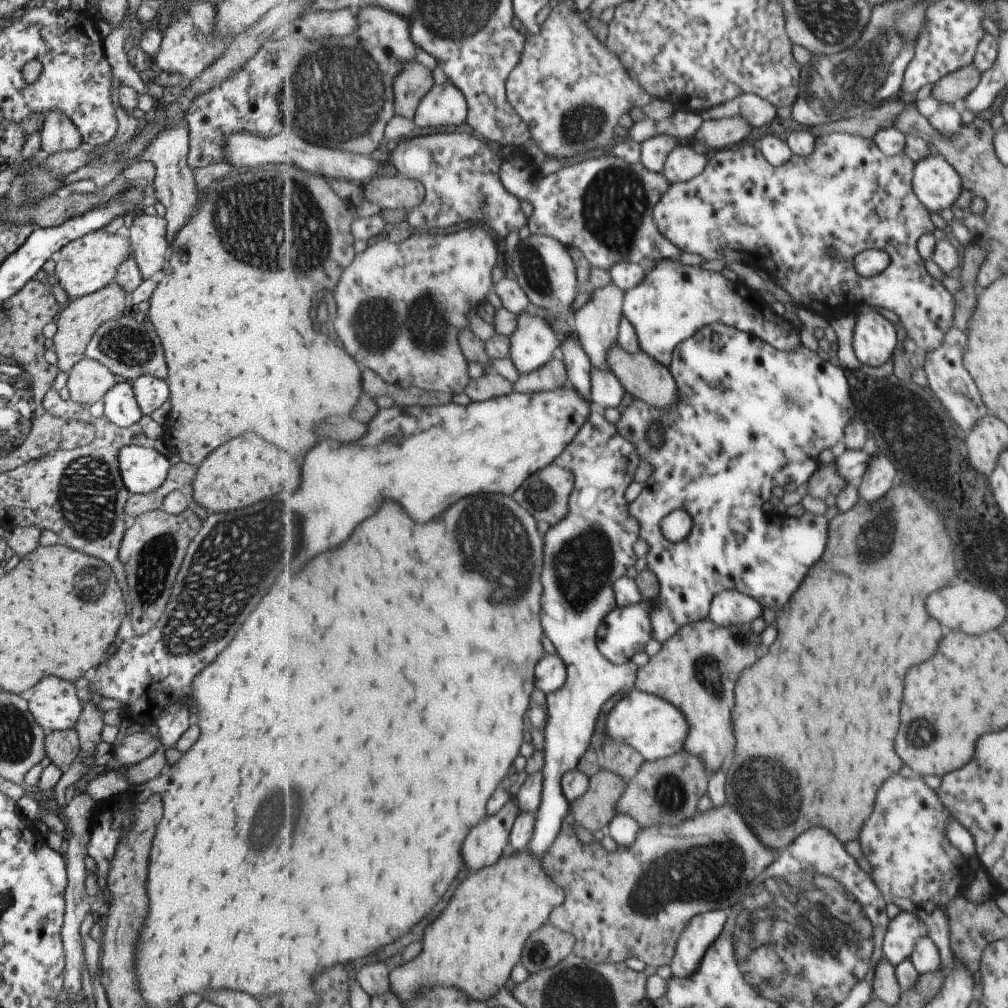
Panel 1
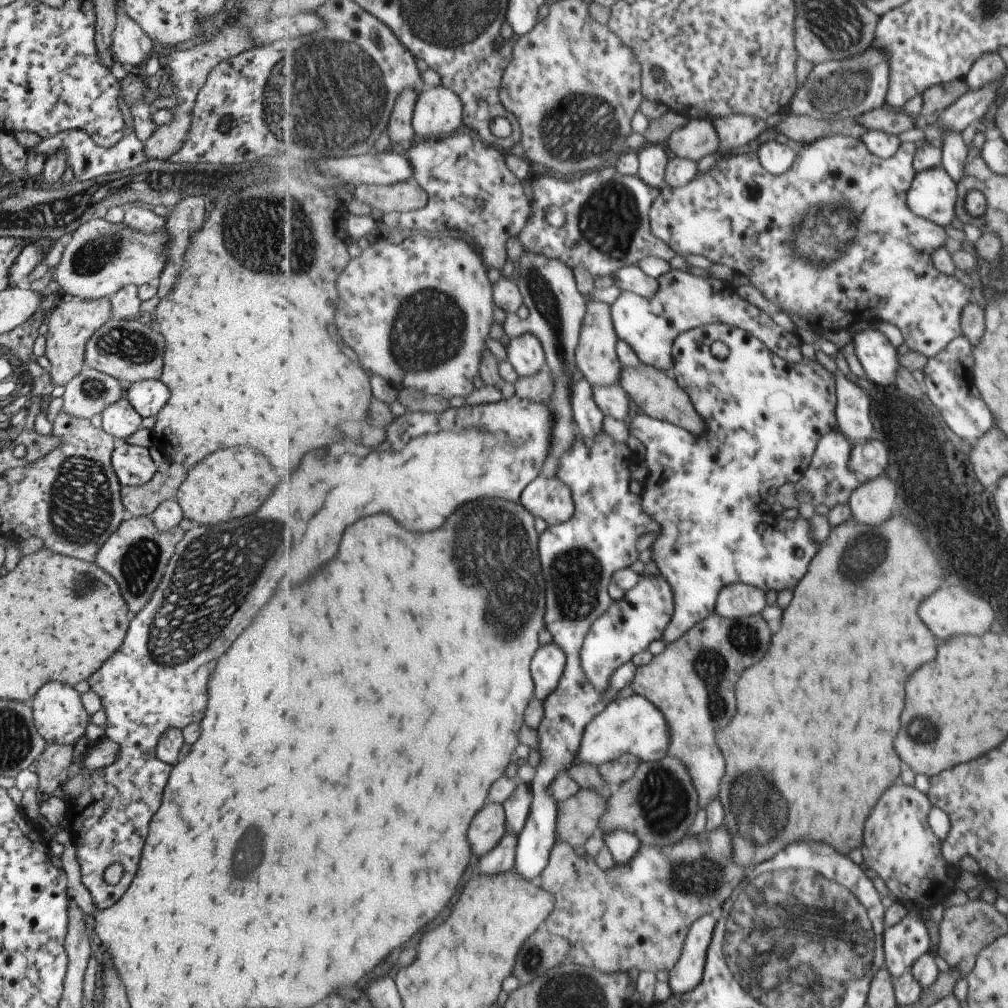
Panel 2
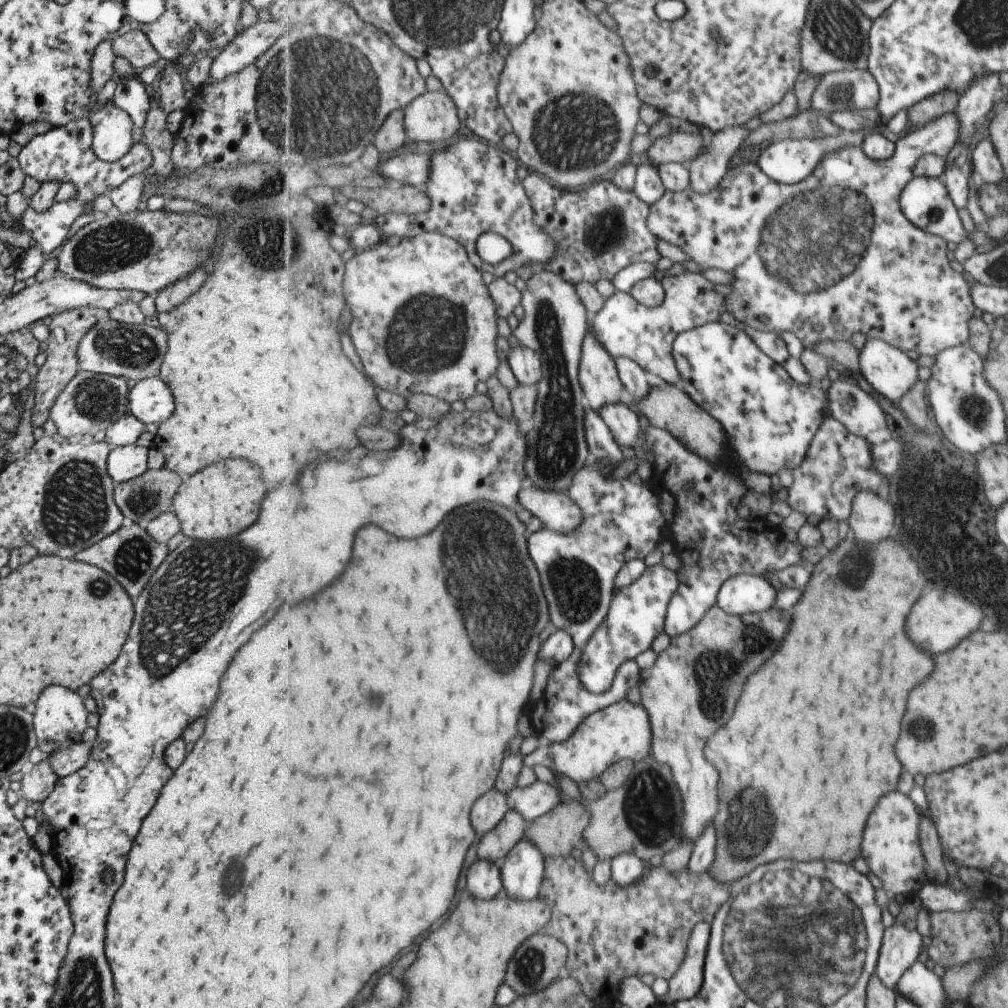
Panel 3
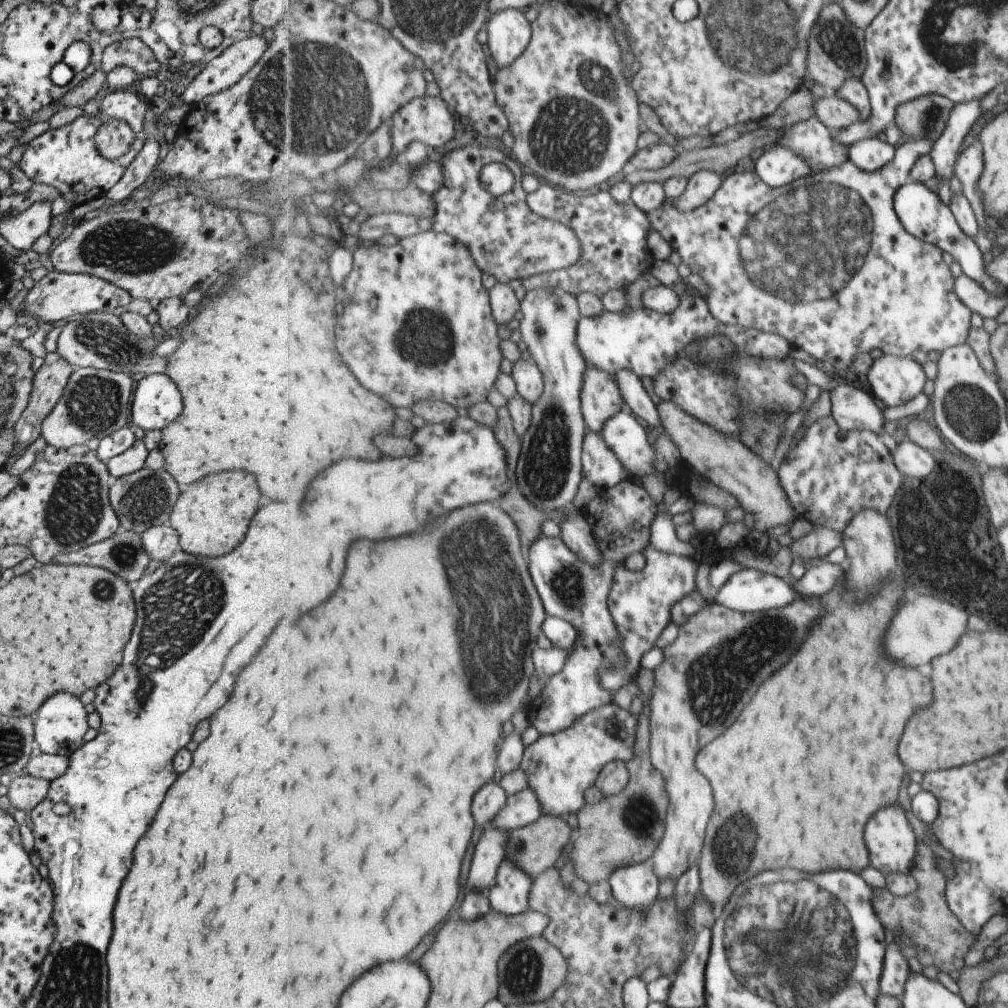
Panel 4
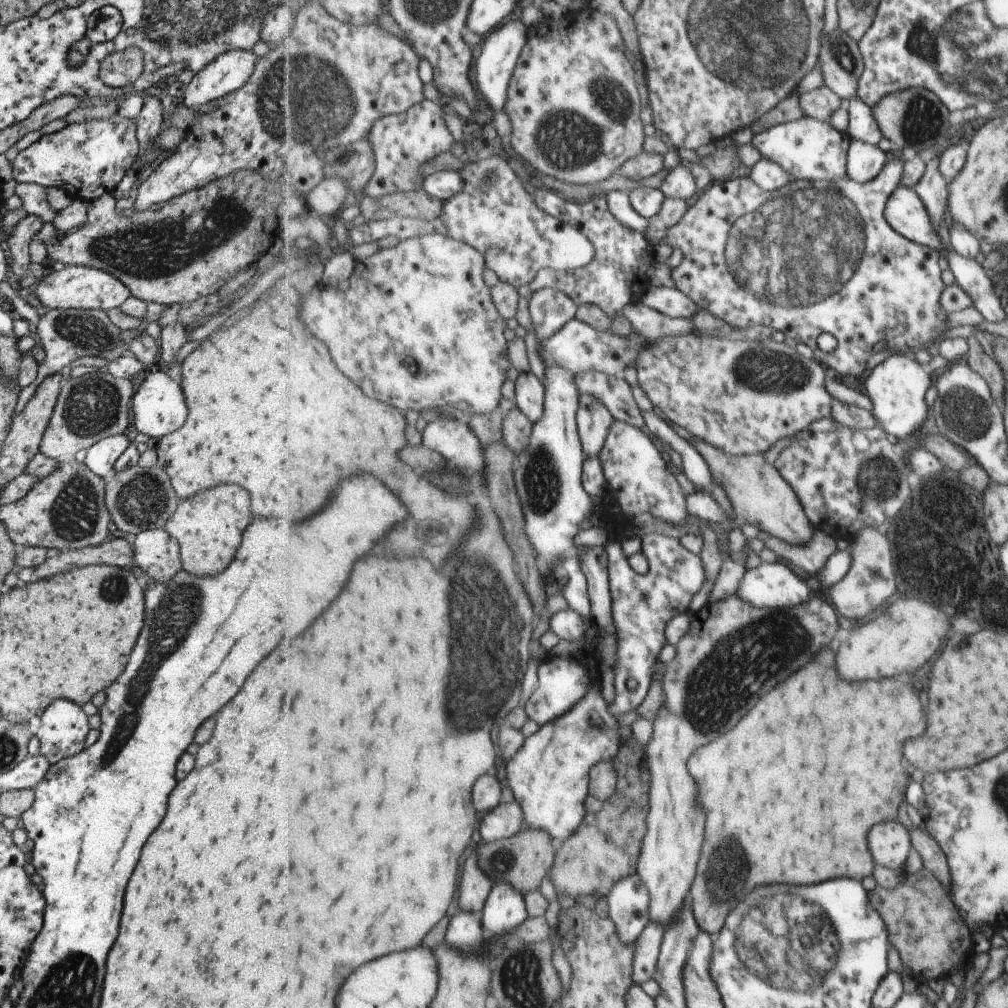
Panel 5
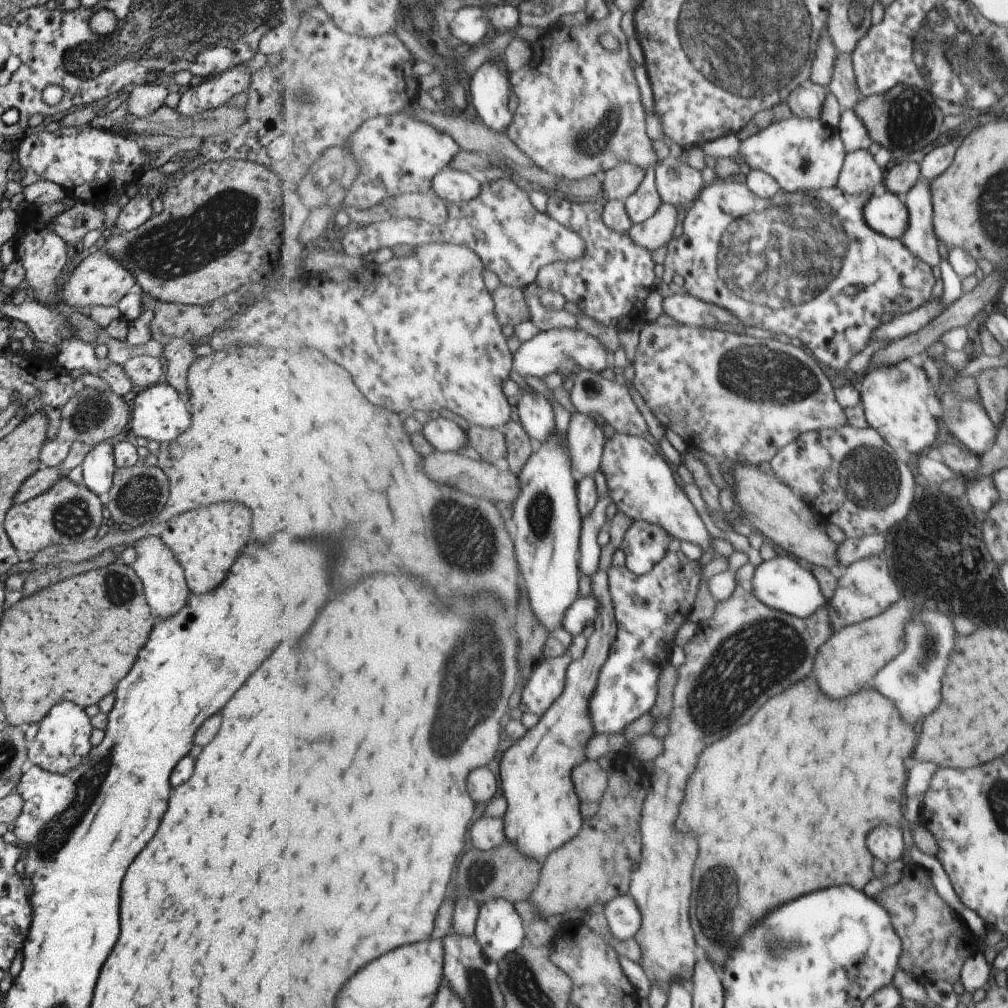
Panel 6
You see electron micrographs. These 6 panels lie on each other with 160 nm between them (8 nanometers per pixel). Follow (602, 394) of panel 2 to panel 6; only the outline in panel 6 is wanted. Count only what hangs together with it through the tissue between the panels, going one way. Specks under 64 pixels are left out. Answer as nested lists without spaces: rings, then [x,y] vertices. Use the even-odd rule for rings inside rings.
[[[615,432],[606,440],[600,470],[605,476],[610,497],[616,503],[617,510],[634,521],[650,522],[662,526],[675,541],[689,541],[698,545],[702,552],[711,546],[711,535],[705,522],[701,520],[697,508],[687,498],[683,487],[675,480],[665,456],[644,438]]]

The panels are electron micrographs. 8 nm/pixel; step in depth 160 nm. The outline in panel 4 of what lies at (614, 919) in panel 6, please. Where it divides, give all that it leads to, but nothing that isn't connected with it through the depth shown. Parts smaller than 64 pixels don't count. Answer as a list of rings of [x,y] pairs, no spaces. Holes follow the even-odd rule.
[[[651,860],[619,867],[610,883],[616,898],[630,909],[648,909],[660,896],[660,878]]]

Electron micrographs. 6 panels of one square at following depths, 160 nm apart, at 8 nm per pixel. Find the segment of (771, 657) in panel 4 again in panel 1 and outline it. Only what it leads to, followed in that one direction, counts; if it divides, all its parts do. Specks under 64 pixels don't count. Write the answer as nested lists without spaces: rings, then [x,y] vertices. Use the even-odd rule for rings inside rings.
[[[709,618],[679,629],[675,636],[662,646],[659,654],[650,657],[648,663],[639,668],[637,689],[667,699],[686,714],[691,730],[684,750],[700,756],[710,776],[715,771],[728,767],[729,756],[731,752],[735,752],[735,734],[733,734],[735,732],[733,726],[735,686],[742,672],[757,662],[759,646],[761,646],[761,636],[755,634],[752,625],[722,627]]]

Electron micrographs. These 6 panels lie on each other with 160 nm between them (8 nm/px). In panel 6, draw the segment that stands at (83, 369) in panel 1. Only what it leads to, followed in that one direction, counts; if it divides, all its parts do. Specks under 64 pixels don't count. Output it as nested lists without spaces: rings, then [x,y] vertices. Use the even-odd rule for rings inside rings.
[[[84,386],[73,396],[70,396],[60,410],[60,421],[54,437],[45,439],[39,447],[38,459],[41,467],[56,467],[72,452],[74,442],[86,440],[89,446],[114,439],[116,434],[123,430],[129,420],[129,406],[125,403],[126,396],[118,395],[111,389],[97,390],[98,388]]]

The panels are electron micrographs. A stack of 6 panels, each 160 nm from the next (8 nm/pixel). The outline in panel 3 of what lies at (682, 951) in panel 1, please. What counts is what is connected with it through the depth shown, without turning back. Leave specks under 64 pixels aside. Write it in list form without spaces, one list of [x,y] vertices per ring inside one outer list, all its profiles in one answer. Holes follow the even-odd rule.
[[[703,921],[695,925],[690,936],[685,960],[675,976],[668,980],[670,989],[665,996],[659,998],[659,1002],[670,1005],[692,999],[699,994],[699,990],[703,986],[703,966],[705,966],[709,936],[711,936],[710,922]]]

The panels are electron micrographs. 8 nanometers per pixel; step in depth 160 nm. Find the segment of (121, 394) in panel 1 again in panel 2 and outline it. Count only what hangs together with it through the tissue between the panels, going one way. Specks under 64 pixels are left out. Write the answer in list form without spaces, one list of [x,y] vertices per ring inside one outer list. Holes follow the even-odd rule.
[[[125,393],[119,400],[109,403],[100,412],[101,428],[117,442],[125,440],[139,428],[140,414],[129,404]]]

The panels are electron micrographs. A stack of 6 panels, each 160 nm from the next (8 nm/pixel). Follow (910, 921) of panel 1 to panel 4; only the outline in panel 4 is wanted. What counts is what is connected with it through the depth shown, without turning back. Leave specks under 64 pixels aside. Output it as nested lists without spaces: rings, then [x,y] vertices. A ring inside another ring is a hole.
[[[893,941],[887,946],[882,977],[880,978],[880,992],[900,999],[903,998],[910,973],[911,968],[901,952],[901,946]]]

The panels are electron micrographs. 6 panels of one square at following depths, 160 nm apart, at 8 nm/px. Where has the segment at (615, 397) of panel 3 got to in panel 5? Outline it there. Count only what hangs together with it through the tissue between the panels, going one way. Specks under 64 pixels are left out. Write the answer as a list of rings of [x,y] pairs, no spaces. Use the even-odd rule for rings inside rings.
[[[589,393],[581,394],[578,429],[587,457],[599,457],[611,425],[616,421],[604,402]]]

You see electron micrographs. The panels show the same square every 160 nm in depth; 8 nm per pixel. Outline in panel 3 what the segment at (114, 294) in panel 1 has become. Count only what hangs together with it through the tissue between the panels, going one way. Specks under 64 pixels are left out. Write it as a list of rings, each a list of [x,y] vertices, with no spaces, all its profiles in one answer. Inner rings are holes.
[[[91,307],[64,310],[56,314],[47,324],[49,335],[46,339],[45,361],[35,375],[34,405],[32,408],[33,427],[41,426],[48,419],[48,412],[57,395],[77,372],[76,348],[83,335],[97,322],[108,318],[108,311]]]

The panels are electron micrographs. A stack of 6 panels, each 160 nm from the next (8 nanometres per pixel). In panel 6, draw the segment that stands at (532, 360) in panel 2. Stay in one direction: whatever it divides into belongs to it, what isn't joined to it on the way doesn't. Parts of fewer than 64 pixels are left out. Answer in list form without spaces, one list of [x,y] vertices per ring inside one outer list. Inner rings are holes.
[[[529,388],[518,398],[519,420],[538,445],[549,439],[555,430],[555,412],[547,396]]]

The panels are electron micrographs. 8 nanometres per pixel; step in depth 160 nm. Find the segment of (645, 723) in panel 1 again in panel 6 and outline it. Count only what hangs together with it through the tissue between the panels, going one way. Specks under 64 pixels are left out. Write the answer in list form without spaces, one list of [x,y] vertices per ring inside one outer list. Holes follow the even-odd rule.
[[[599,569],[597,574],[590,576],[591,594],[598,602],[598,617],[594,623],[594,631],[588,638],[585,654],[570,664],[567,671],[566,690],[557,701],[551,705],[550,710],[540,717],[540,723],[527,734],[511,745],[503,755],[500,762],[500,778],[502,792],[508,800],[508,811],[504,817],[505,832],[508,841],[517,845],[526,855],[544,861],[553,850],[567,844],[575,838],[583,828],[583,816],[579,810],[581,798],[576,790],[572,771],[588,760],[588,745],[595,738],[596,728],[590,711],[591,701],[598,689],[600,670],[609,658],[618,633],[614,602],[610,593],[610,580],[608,571]]]

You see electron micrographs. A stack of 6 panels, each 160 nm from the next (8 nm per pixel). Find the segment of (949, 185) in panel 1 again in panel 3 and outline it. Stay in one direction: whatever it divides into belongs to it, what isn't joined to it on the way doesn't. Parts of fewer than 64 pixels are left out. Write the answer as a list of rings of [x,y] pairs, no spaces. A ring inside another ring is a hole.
[[[914,177],[914,180],[902,192],[901,204],[902,211],[907,218],[928,233],[943,237],[946,242],[956,244],[966,239],[966,232],[961,227],[961,221],[957,215],[957,207],[948,194],[943,178]]]

